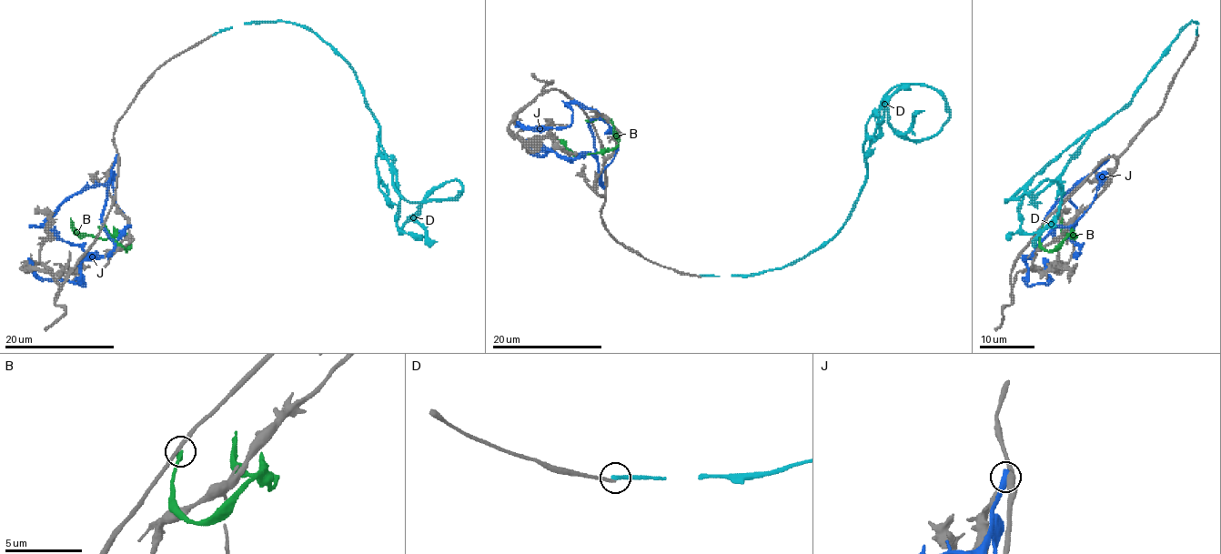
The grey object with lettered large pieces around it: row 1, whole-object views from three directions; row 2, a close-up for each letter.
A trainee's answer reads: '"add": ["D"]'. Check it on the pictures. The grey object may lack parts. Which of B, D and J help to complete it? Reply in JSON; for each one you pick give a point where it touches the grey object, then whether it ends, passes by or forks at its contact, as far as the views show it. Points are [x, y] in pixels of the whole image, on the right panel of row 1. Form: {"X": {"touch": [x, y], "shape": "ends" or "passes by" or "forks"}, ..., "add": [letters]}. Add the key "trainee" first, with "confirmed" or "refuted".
{"trainee": "refuted", "add": []}

